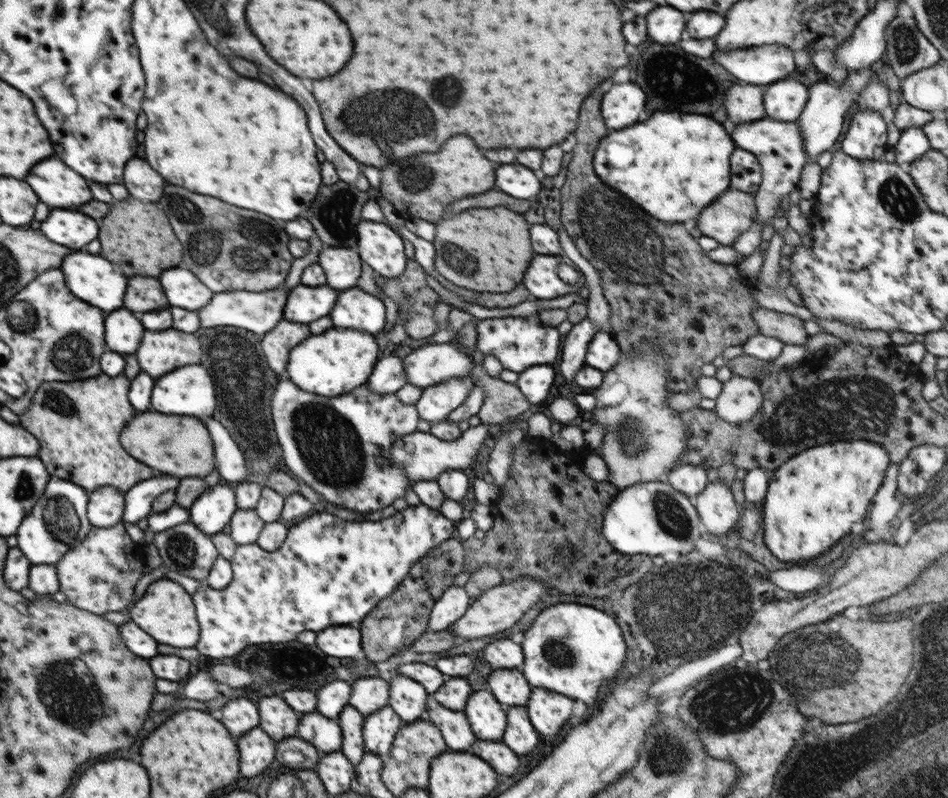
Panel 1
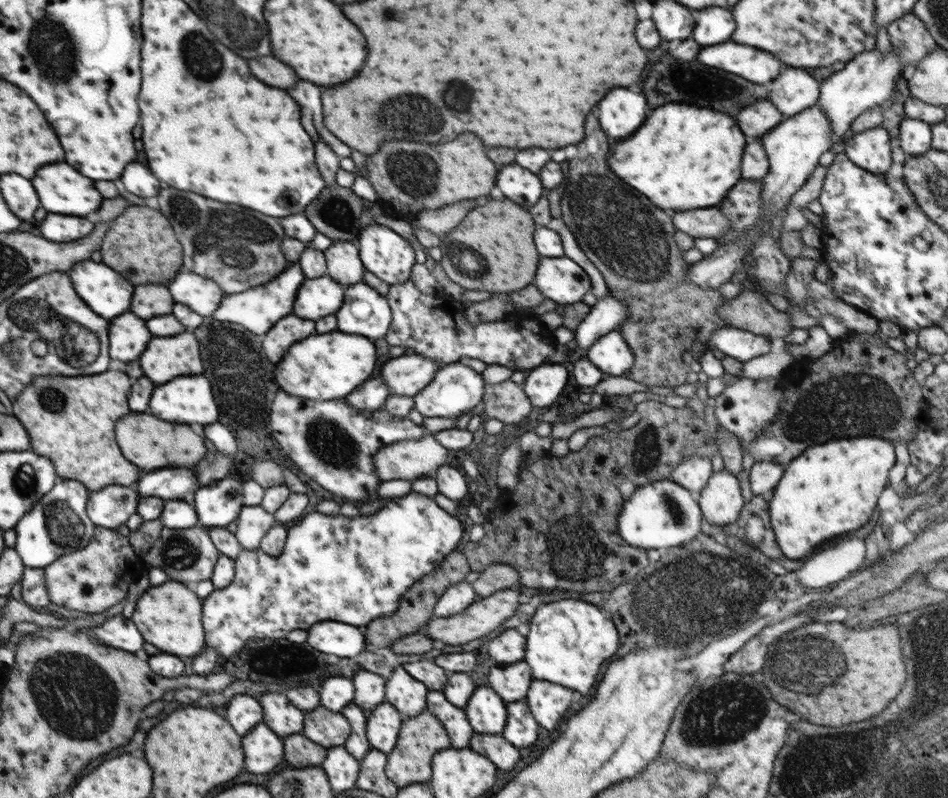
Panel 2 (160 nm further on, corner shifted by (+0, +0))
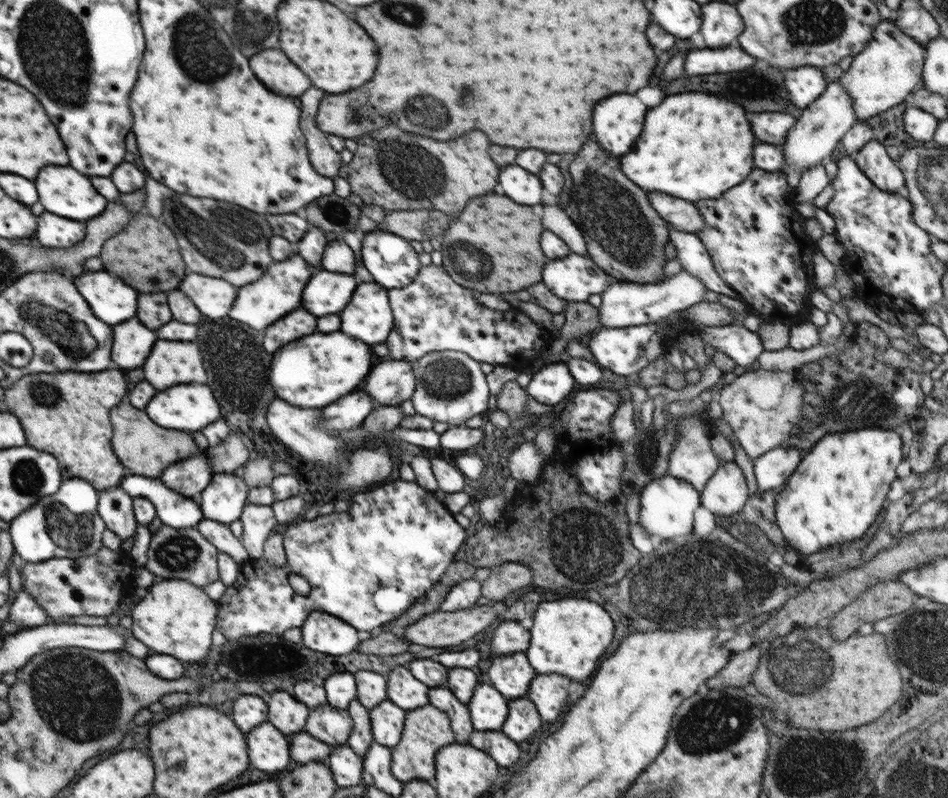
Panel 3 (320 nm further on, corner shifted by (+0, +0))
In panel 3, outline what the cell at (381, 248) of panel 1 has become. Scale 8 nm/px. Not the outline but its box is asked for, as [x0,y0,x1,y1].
[360,229,421,289]

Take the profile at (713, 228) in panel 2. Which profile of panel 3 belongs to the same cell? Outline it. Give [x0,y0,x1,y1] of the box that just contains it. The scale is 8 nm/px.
[647,192,704,234]

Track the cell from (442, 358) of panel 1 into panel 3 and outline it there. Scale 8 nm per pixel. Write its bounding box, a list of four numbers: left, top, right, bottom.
[364,360,417,406]

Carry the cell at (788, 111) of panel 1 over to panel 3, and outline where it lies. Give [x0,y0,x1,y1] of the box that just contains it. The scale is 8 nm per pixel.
[785,66,827,109]

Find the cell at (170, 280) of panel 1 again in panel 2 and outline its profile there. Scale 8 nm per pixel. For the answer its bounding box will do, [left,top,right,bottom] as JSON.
[170,272,226,316]

